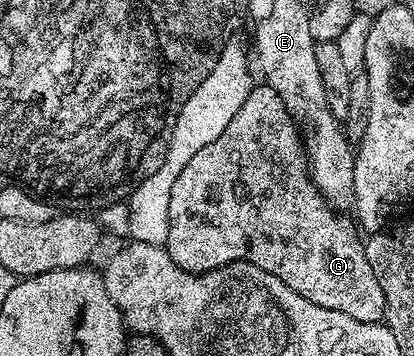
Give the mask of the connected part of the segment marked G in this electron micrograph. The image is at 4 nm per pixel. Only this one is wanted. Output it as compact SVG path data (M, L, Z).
M256 83L253 84L250 95L246 95L246 103L238 107L238 115L234 115L234 119L226 123L226 131L222 131L222 135L218 135L214 143L206 143L206 147L202 147L202 151L198 151L198 155L194 155L194 159L190 159L190 163L186 163L182 171L178 171L178 179L174 179L174 188L170 191L170 235L166 248L173 263L188 273L205 273L222 267L229 261L248 261L254 267L262 267L262 271L282 279L286 287L298 291L302 299L310 299L310 303L318 307L330 307L330 311L342 311L342 315L350 315L350 319L358 319L362 323L383 322L388 311L386 295L382 295L378 275L374 275L374 267L370 267L370 259L366 259L364 254L364 241L357 222L351 216L350 218L344 216L348 215L337 212L316 189L316 184L310 176L301 130L292 114L288 112L288 108L284 106L278 91L270 88L267 83Z

